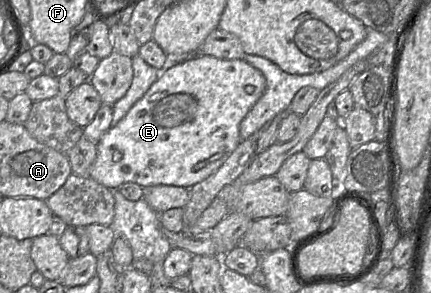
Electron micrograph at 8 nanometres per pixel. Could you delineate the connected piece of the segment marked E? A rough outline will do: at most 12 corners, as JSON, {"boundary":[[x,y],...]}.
{"boundary":[[243,59],[169,63],[99,139],[108,189],[190,189],[265,89]]}

